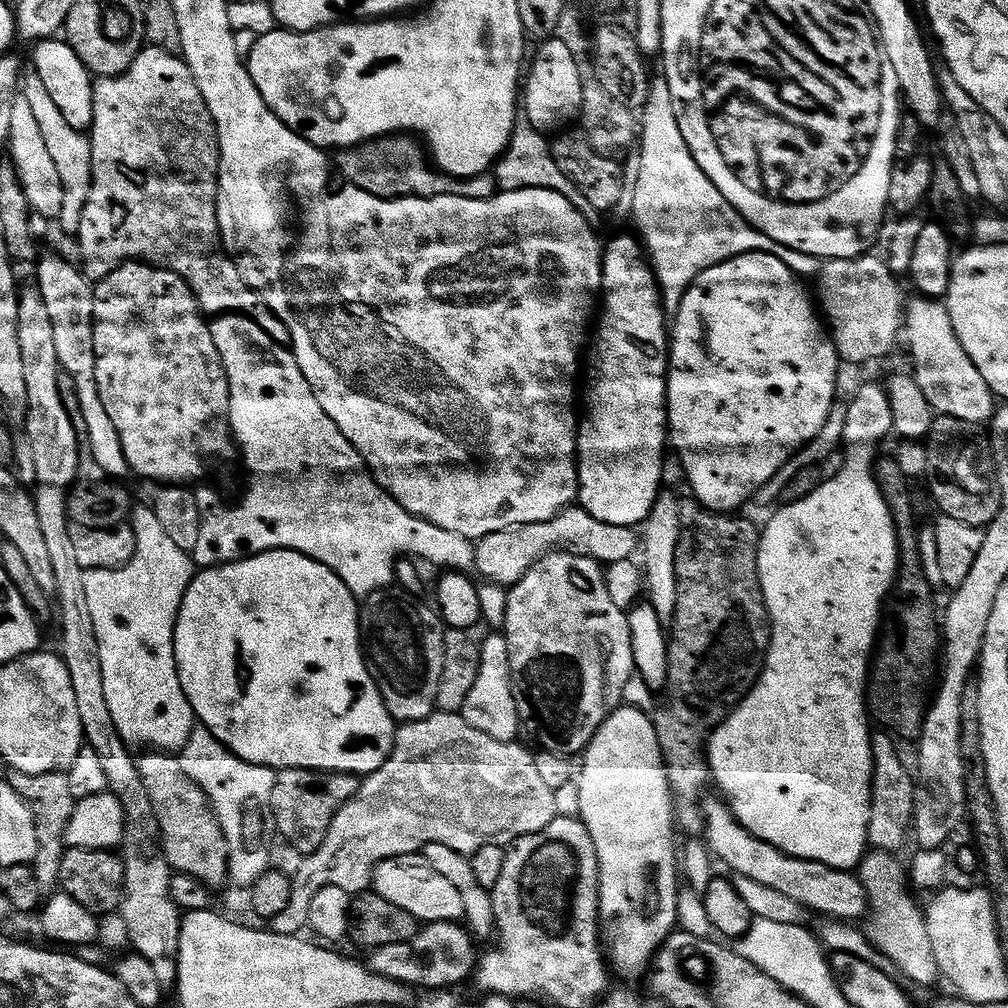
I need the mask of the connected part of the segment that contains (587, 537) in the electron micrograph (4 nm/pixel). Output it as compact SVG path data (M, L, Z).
M559 516L548 519L546 522L534 522L518 524L513 528L502 531L494 531L488 535L479 537L473 547L473 569L484 576L489 583L511 586L520 580L522 574L526 572L539 557L553 551L555 548L566 547L571 551L580 552L586 556L593 556L595 560L603 562L605 565L613 564L619 560L627 560L633 555L632 551L637 551L638 536L629 526L614 526L604 524L600 520L592 520L590 526L566 526L565 517Z

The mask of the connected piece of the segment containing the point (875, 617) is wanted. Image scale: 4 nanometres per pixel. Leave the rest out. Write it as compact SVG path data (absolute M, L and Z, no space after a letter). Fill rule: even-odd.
M865 382L857 393L847 401L843 409L844 431L844 461L836 473L829 475L810 494L801 500L789 500L781 503L775 509L776 513L765 522L764 528L759 529L760 545L756 555L756 569L760 579L760 589L764 595L764 605L768 608L770 621L770 639L768 651L764 653L764 667L760 669L760 676L752 688L744 695L739 704L733 708L721 724L708 732L706 739L706 759L708 771L714 784L717 784L724 793L723 799L736 816L736 821L759 840L765 840L787 856L797 856L803 860L822 862L828 868L842 868L852 870L864 858L869 847L868 823L870 822L870 806L872 805L872 736L868 732L870 716L866 711L866 681L870 671L870 661L874 655L874 645L878 640L878 629L882 624L880 603L885 603L896 575L896 535L890 518L890 510L882 498L872 476L874 455L872 447L891 433L891 410L888 393L871 382Z

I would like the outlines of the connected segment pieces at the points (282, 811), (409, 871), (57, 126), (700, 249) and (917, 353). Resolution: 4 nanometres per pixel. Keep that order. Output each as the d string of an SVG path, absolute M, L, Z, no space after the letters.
M282 768L276 772L274 790L270 790L270 806L272 823L275 831L292 848L297 848L300 854L312 852L326 838L326 830L337 810L358 790L360 780L350 772L322 772L315 768Z
M420 850L394 855L376 864L371 887L379 896L401 906L418 922L457 921L463 917L462 898L459 897L458 890L427 864L423 851Z
M35 74L23 77L22 95L26 98L26 102L30 102L30 111L34 113L34 118L42 129L46 150L50 153L50 158L54 158L54 166L58 169L58 178L62 182L62 210L58 223L62 231L75 234L80 225L82 206L86 204L92 185L92 145L89 137L66 123L66 118L62 118L58 106L54 106L50 94L46 94L46 86L42 86L42 82Z
M662 74L649 79L647 98L639 115L640 152L635 163L638 175L630 218L655 274L665 313L675 313L682 294L702 270L740 253L770 252L796 275L817 273L817 257L776 243L748 224L702 173L686 146L686 138L682 138L682 130L678 130L669 84Z
M916 294L913 297L902 308L902 332L908 335L908 352L912 355L910 372L926 402L933 413L983 425L983 420L985 423L994 411L994 397L982 374L978 374L978 366L970 362L970 354L962 350L962 342L958 342L958 334L954 334L954 326L950 326L947 306L930 296Z

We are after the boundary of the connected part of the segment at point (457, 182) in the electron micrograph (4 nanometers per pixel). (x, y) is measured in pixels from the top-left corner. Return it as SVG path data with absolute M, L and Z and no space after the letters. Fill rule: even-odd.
M380 134L371 140L356 142L347 148L339 149L335 153L336 160L334 156L334 168L345 176L343 179L347 183L387 200L394 199L396 196L483 198L493 195L494 180L491 175L472 174L465 178L449 178L443 171L433 167L425 149L421 145L420 148L414 141L407 140L404 134Z

